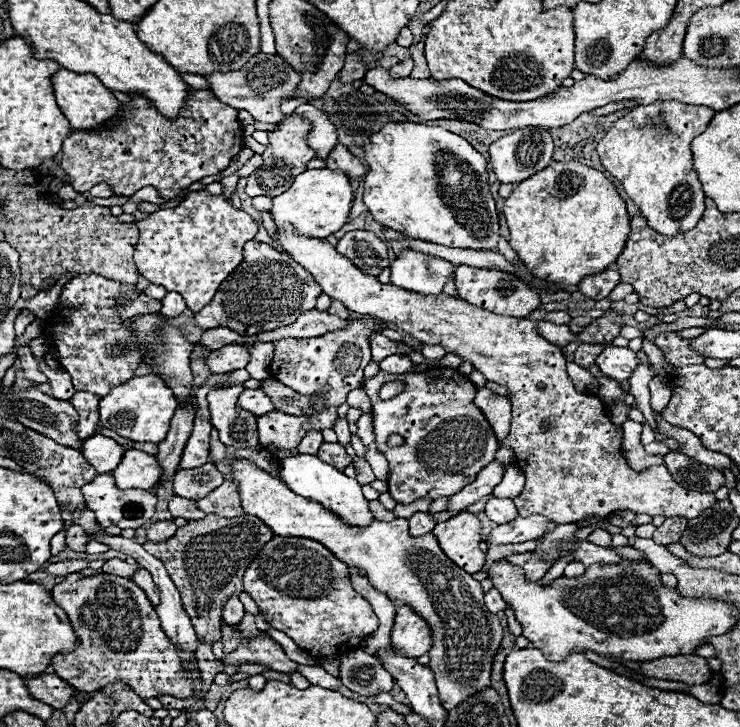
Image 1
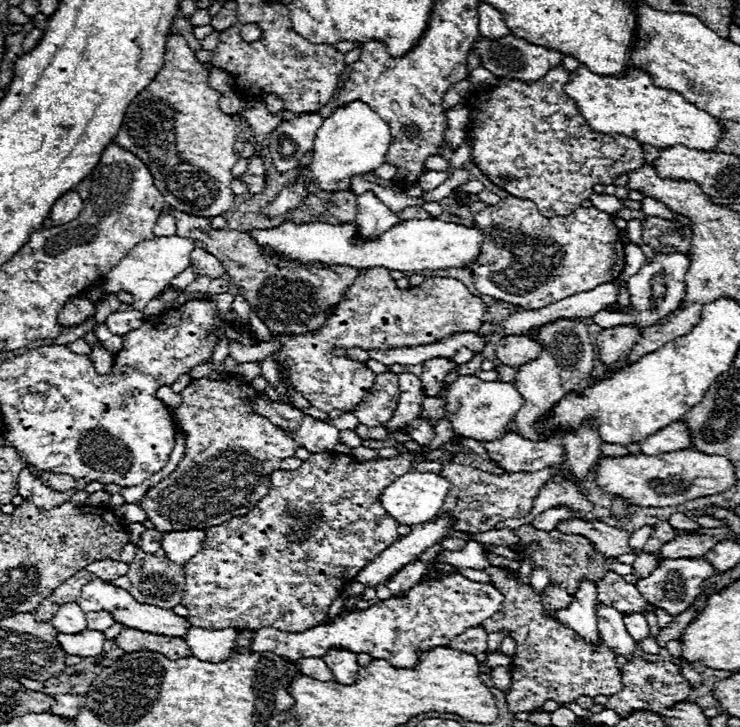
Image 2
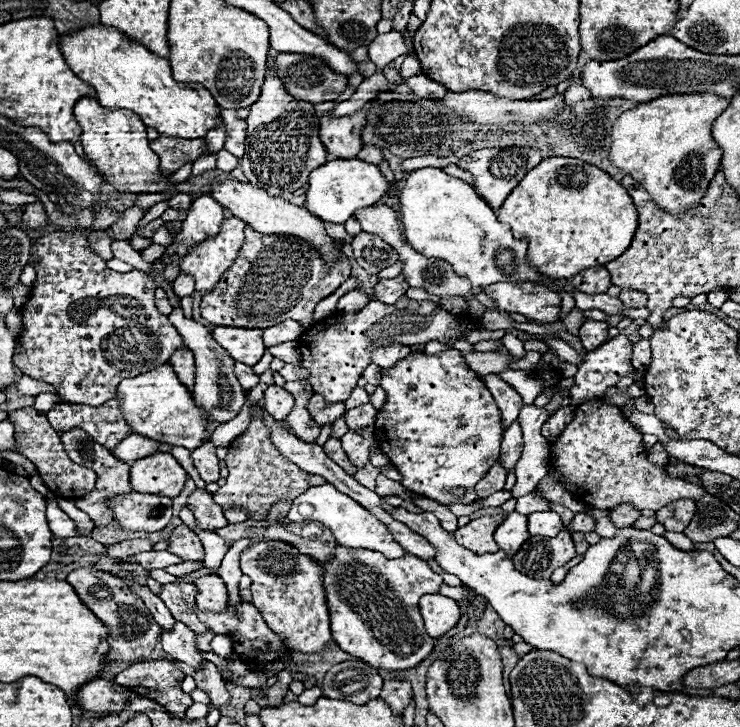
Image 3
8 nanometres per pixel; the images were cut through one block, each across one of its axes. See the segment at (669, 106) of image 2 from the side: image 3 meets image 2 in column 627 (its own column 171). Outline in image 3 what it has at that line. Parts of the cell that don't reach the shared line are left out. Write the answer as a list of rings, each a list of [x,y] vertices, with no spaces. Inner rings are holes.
[[[104,24],[88,26],[80,32],[68,32],[68,36],[58,36],[60,52],[64,54],[70,70],[92,84],[98,102],[106,108],[128,108],[136,112],[142,122],[156,128],[164,136],[184,136],[200,138],[216,126],[216,116],[220,108],[216,100],[196,82],[178,82],[170,74],[170,64],[166,58],[152,54],[138,42]]]

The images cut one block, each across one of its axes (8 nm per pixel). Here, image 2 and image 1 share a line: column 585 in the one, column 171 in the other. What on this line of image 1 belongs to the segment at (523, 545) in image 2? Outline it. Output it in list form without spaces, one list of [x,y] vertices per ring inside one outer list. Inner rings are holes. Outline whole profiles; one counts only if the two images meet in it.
[[[240,514],[236,520],[224,520],[222,516],[206,516],[202,520],[192,520],[186,526],[180,526],[172,538],[166,542],[146,542],[144,548],[160,558],[180,590],[184,610],[192,618],[196,634],[214,644],[222,638],[220,632],[220,618],[222,618],[222,606],[228,598],[240,596],[244,592],[242,588],[242,576],[248,568],[248,564],[256,558],[260,548],[272,538],[272,530],[256,516]]]

